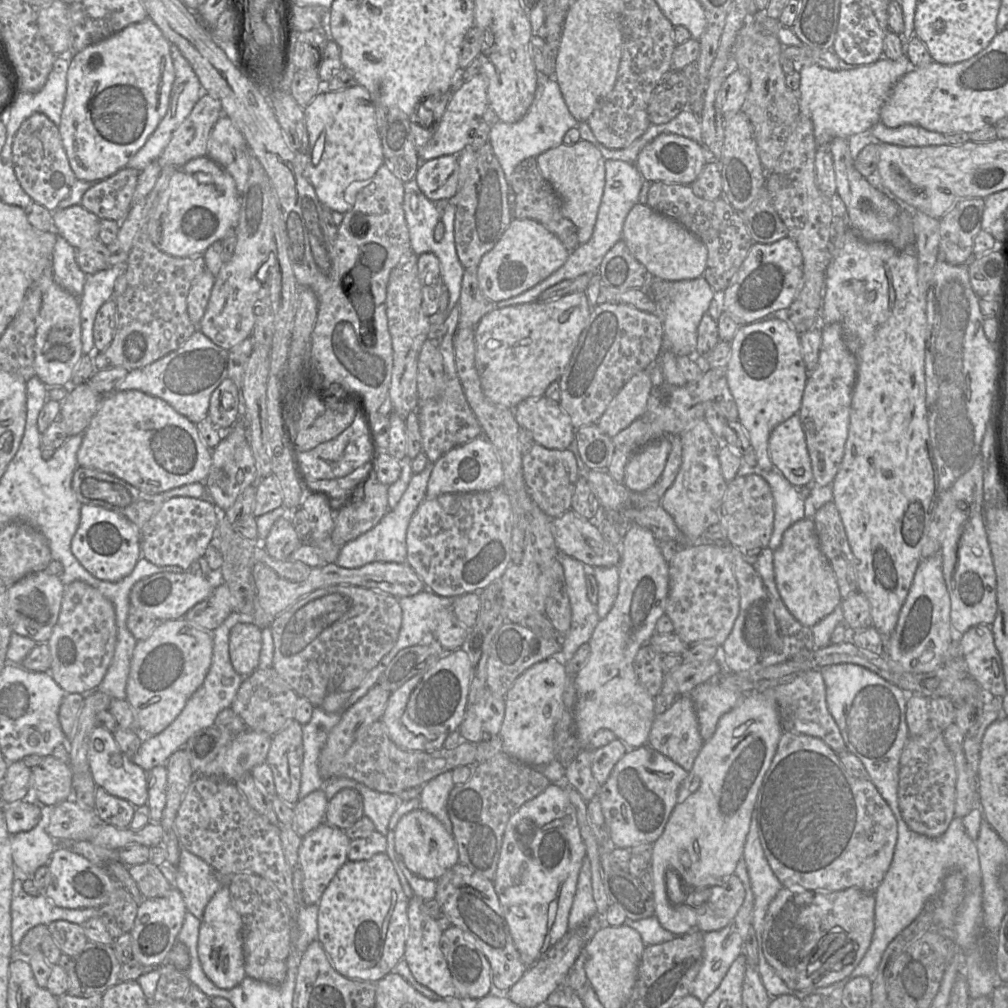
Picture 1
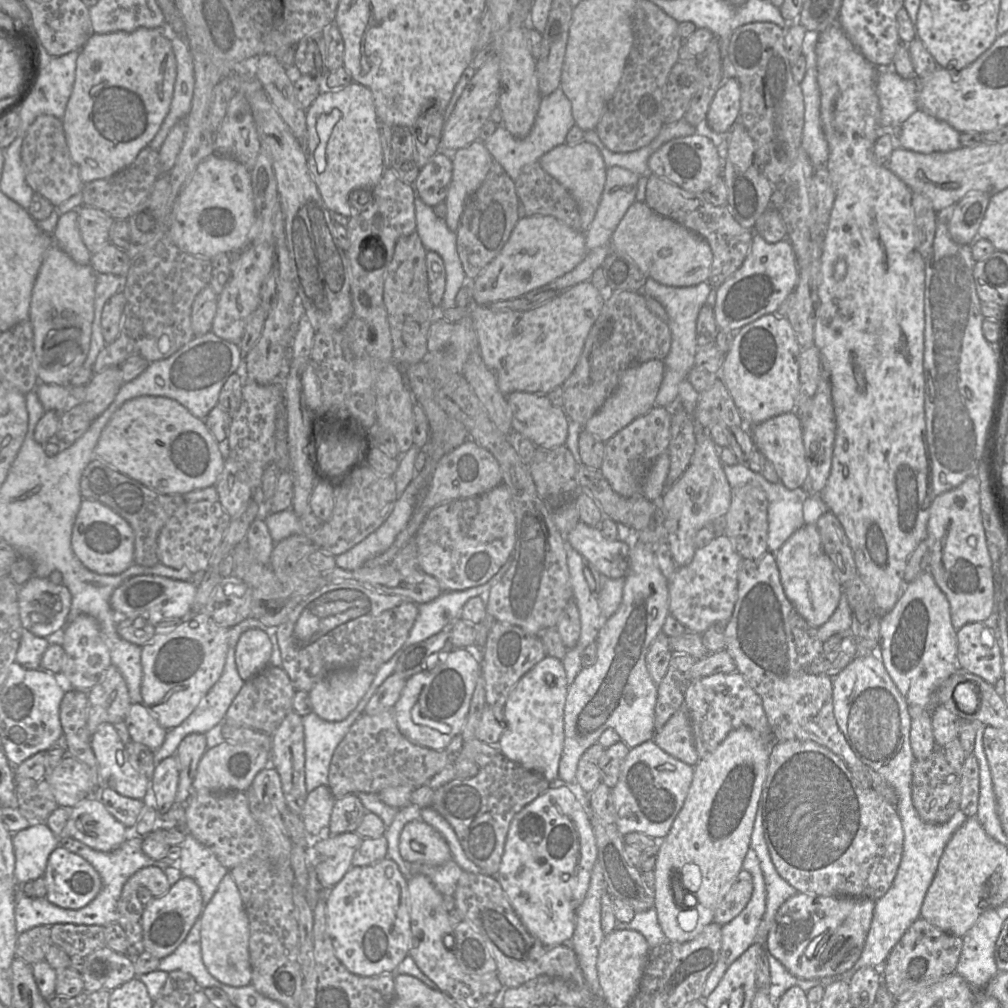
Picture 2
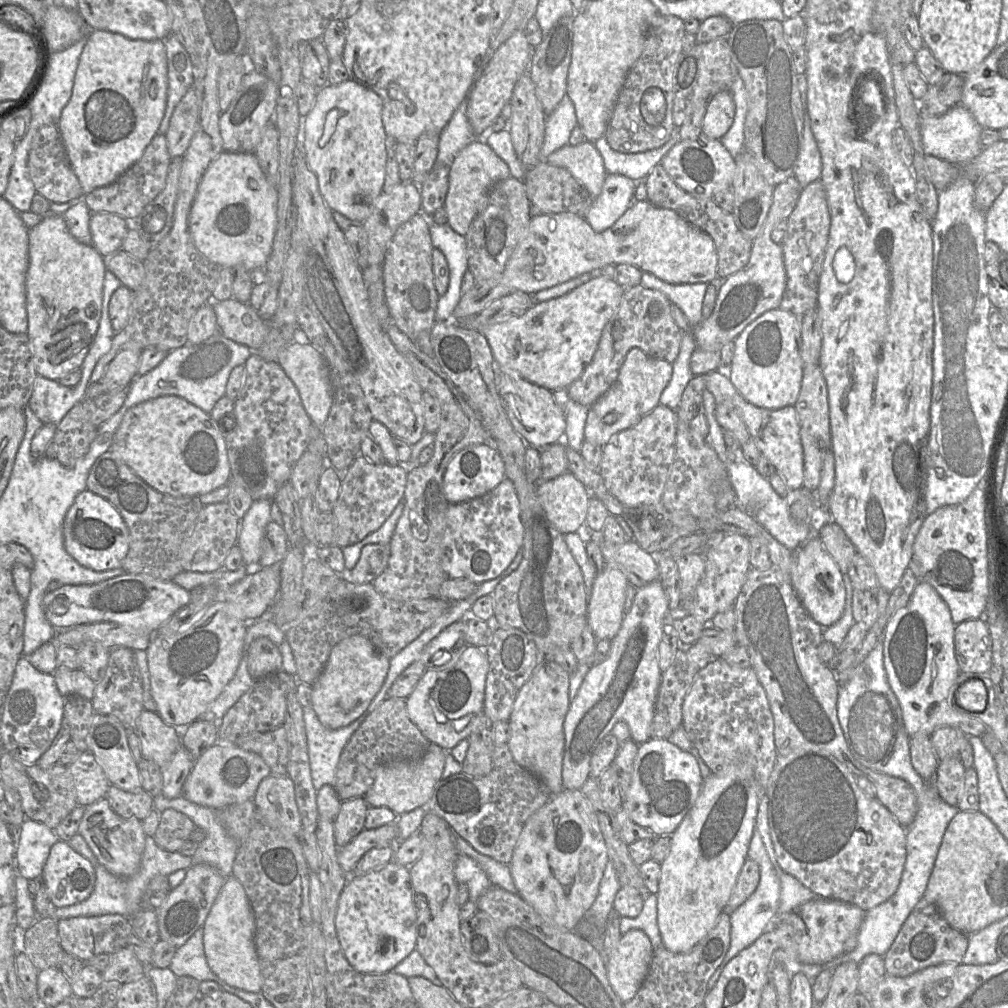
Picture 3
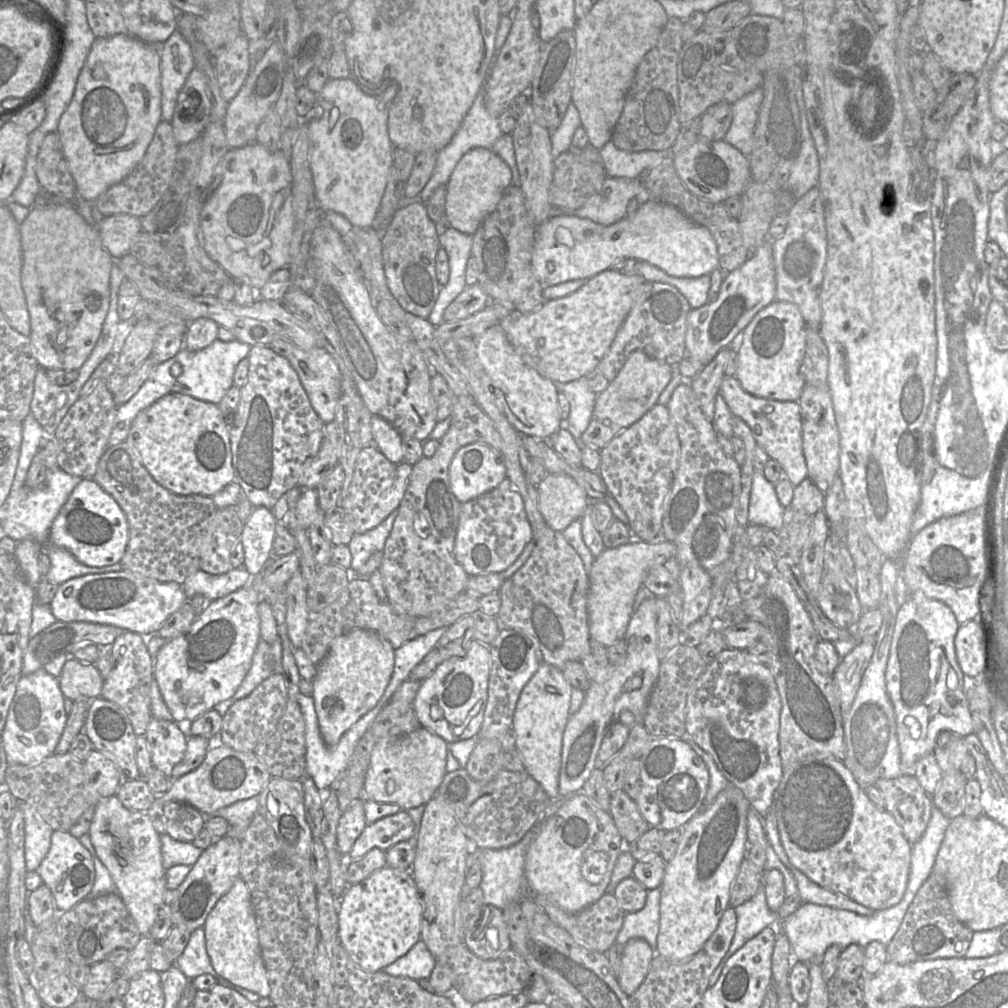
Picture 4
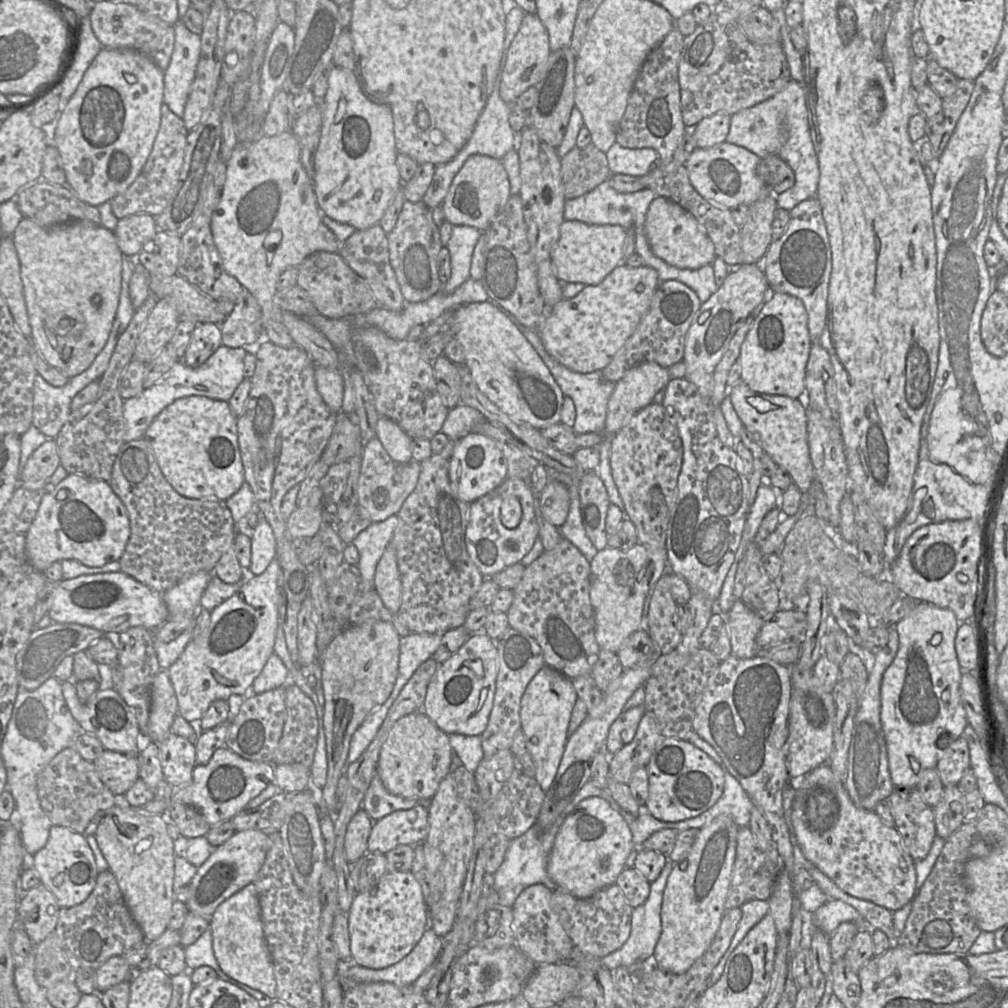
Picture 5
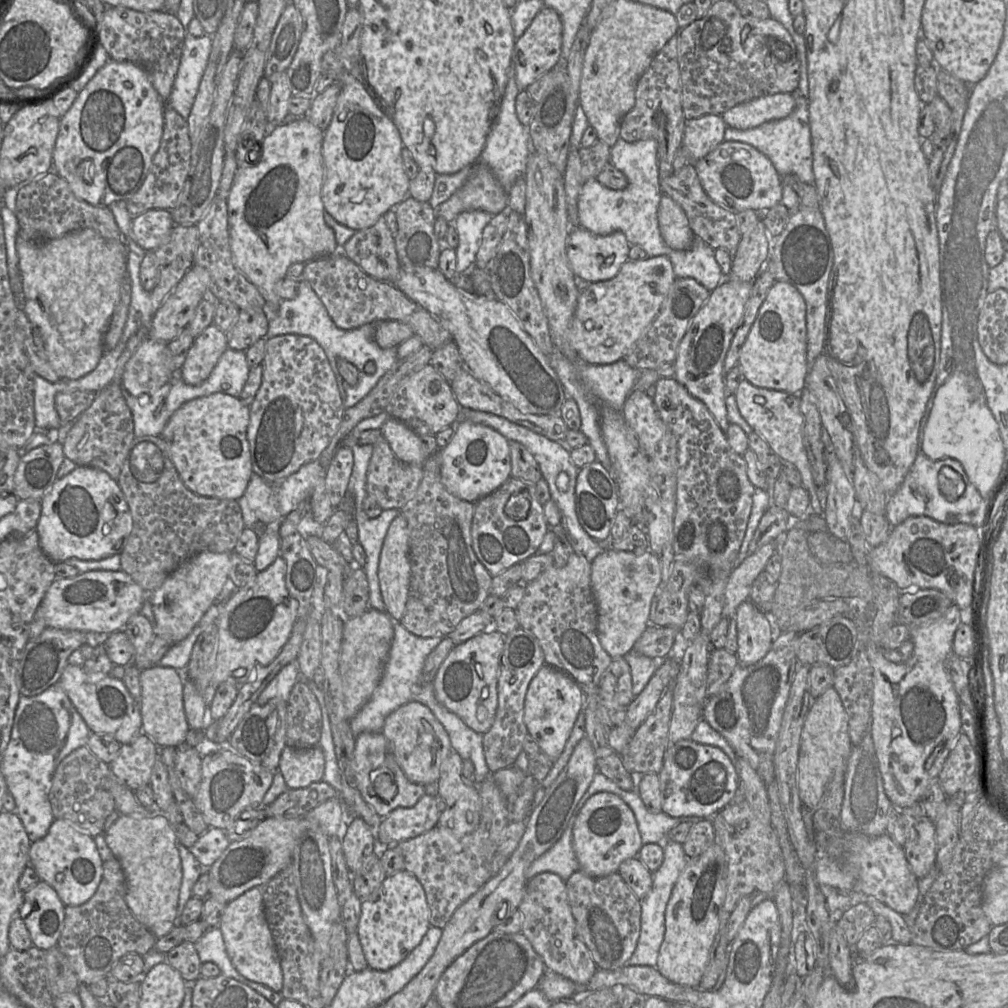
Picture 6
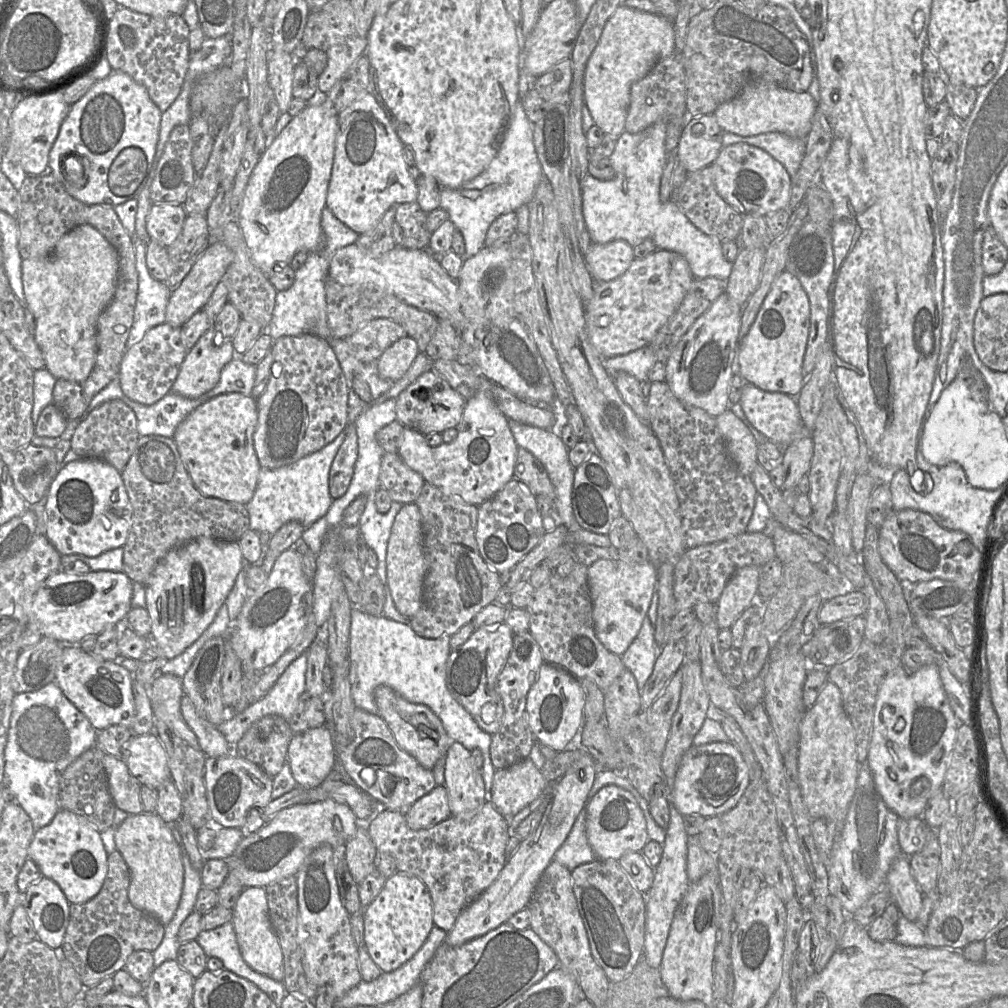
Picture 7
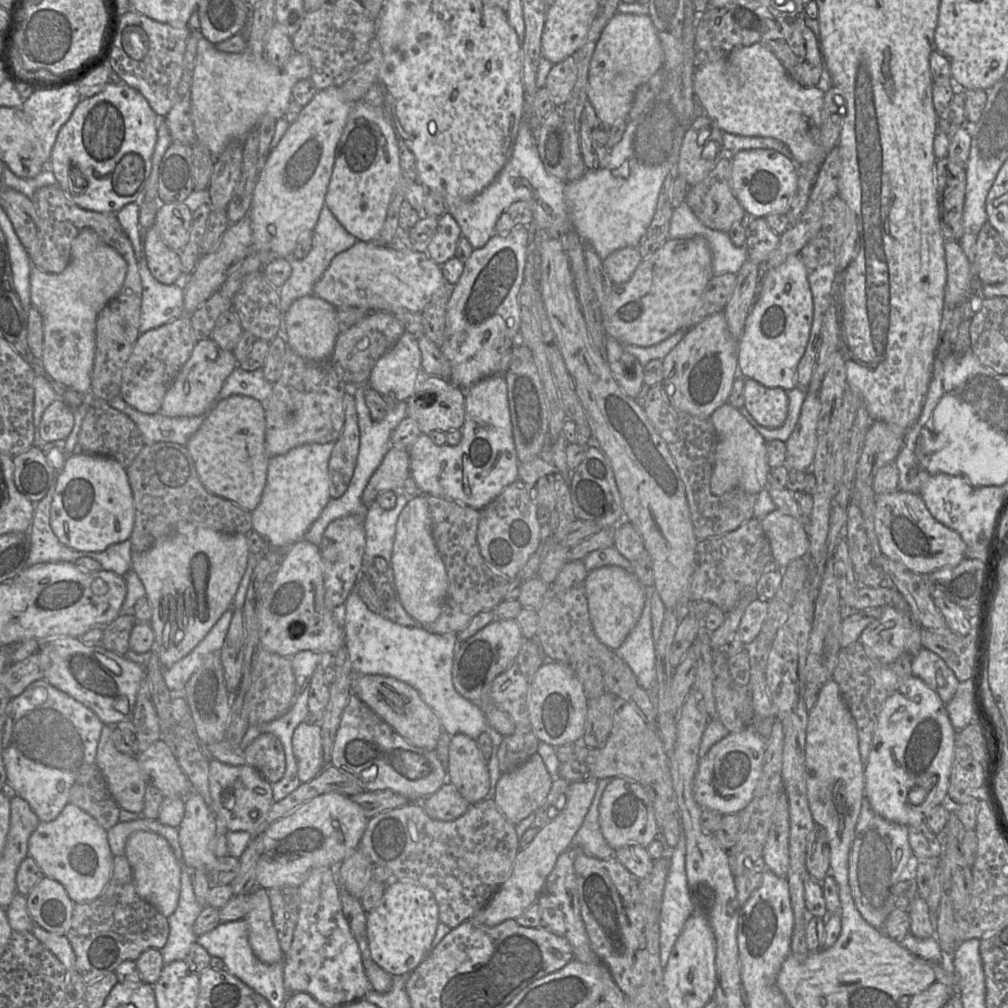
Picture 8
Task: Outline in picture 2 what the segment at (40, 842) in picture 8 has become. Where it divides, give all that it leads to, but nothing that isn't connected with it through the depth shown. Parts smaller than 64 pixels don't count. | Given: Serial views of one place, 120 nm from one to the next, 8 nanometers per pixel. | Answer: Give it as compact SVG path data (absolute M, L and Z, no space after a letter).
M60 845L50 854L44 877L47 886L47 900L66 909L84 907L96 897L102 886L99 873L89 862Z

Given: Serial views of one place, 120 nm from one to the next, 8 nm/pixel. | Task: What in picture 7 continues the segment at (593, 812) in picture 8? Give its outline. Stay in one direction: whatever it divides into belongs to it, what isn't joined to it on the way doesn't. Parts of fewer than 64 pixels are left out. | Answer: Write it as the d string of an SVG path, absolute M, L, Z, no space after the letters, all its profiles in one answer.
M591 796L576 818L576 821L564 843L556 851L553 860L559 862L571 872L579 865L597 859L586 834L587 809L594 796Z

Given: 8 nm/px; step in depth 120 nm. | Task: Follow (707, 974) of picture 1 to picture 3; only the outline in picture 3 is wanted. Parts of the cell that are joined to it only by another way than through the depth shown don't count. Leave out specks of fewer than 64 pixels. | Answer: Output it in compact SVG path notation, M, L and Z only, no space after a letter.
M755 826L749 844L748 858L755 861L760 869L759 884L754 893L730 915L731 941L729 949L716 971L710 977L707 985L708 991L714 987L726 964L740 951L753 944L764 932L764 928L777 913L780 900L780 881L769 859L758 829Z

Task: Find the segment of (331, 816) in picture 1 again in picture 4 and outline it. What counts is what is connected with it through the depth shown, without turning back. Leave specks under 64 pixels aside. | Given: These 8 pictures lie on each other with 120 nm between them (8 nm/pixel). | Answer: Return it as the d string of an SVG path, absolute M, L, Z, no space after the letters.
M353 800L342 813L337 828L337 844L344 855L348 855L367 826L364 800Z

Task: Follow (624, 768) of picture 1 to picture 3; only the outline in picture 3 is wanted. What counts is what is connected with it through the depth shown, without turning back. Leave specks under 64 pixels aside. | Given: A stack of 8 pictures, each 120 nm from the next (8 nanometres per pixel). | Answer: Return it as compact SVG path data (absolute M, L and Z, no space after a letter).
M649 738L639 744L629 789L622 795L622 807L629 818L657 837L671 836L693 807L703 783L696 758L668 739Z

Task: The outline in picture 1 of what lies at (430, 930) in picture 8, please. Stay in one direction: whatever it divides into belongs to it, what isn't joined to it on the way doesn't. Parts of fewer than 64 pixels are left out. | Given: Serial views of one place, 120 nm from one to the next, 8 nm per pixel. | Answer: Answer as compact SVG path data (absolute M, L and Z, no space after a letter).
M386 853L362 861L347 860L336 872L318 902L318 940L335 970L355 980L377 982L404 958L408 929L408 901Z

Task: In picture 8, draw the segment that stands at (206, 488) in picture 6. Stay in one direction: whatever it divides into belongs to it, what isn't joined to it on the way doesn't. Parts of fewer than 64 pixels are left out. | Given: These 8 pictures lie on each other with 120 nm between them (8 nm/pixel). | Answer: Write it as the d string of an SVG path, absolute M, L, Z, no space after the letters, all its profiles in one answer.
M232 395L211 408L186 444L204 488L252 512L261 500L267 480L270 456L265 447L265 433L265 408L252 397Z

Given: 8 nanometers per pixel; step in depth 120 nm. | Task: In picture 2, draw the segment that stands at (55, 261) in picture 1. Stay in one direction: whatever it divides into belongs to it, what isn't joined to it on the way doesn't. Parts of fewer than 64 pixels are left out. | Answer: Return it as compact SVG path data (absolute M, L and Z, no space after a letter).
M78 210L60 215L52 234L54 243L76 263L89 265L91 253L86 248L78 226Z

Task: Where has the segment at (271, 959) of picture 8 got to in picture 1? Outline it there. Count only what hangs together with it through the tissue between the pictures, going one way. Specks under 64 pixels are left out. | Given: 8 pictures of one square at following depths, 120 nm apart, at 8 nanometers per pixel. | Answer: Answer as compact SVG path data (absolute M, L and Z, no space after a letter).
M227 884L222 885L205 907L199 930L198 957L206 976L219 988L231 989L240 984L246 976L242 920L232 905Z

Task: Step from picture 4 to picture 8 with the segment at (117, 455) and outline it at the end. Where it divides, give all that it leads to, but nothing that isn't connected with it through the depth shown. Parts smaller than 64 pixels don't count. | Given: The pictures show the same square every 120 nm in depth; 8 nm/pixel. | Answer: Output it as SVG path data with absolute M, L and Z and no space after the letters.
M168 442L144 445L126 472L135 508L135 523L129 538L131 559L132 553L145 552L158 540L167 538L177 525L196 522L224 534L247 535L253 531L251 512L204 488L186 445Z

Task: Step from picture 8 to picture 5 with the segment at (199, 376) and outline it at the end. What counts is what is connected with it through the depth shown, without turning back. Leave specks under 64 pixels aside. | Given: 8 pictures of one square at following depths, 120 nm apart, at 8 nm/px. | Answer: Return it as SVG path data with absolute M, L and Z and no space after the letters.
M199 323L196 325L183 361L191 368L201 366L222 345L219 324Z

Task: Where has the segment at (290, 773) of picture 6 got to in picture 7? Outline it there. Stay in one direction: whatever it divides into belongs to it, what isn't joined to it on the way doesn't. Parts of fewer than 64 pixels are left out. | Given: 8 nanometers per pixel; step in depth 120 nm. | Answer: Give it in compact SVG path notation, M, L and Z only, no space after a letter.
M327 726L293 734L287 751L287 762L298 786L316 788L334 769L336 751L333 731Z

